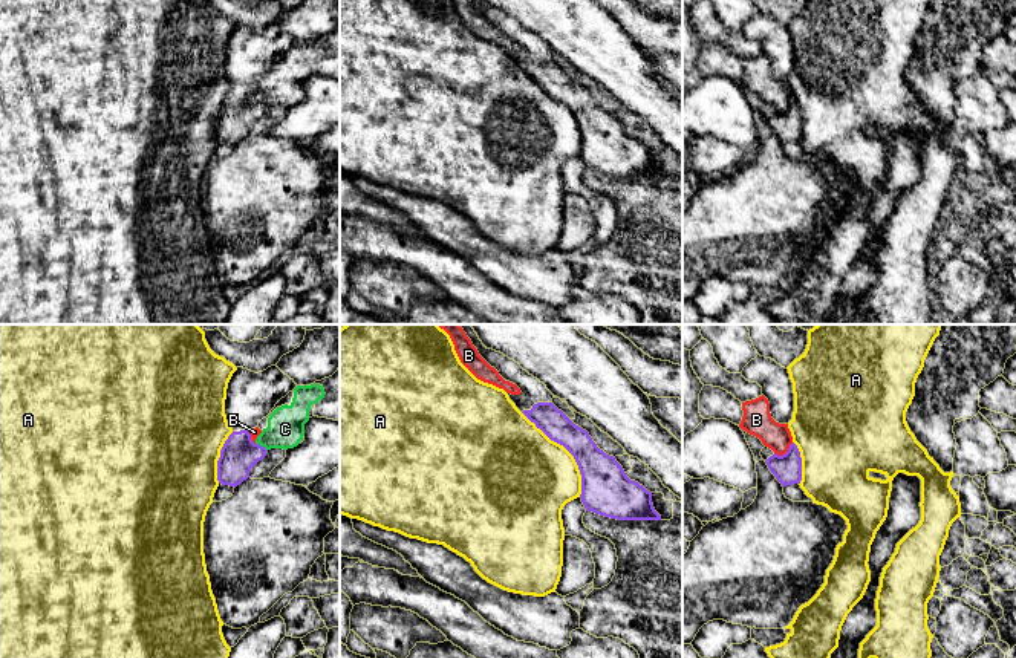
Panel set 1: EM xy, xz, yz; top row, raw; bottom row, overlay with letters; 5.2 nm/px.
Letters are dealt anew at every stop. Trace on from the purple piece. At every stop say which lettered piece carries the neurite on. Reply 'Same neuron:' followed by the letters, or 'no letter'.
Same neuron: no letter

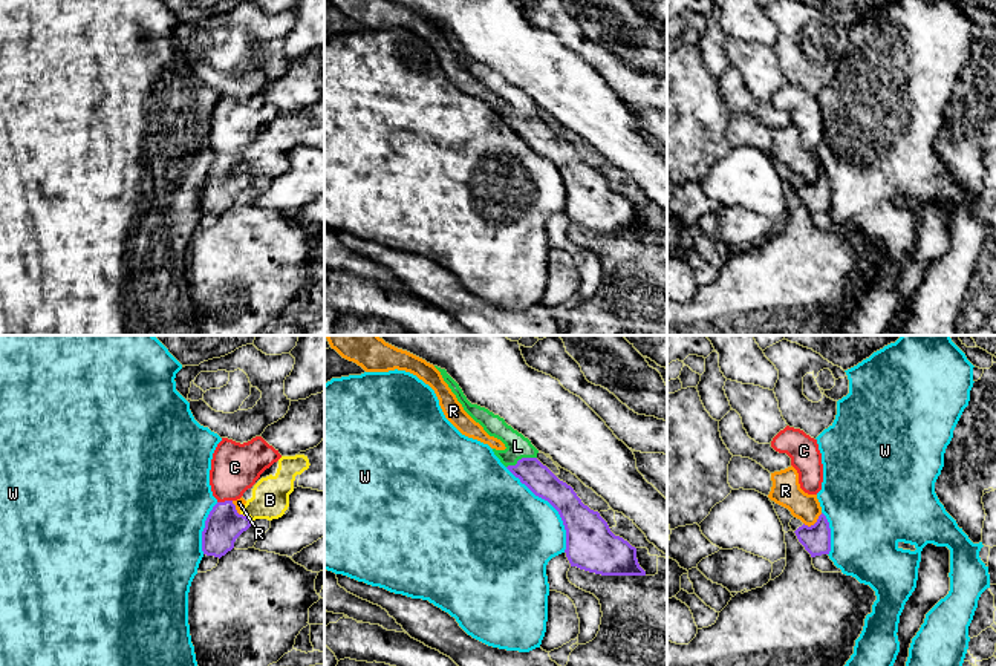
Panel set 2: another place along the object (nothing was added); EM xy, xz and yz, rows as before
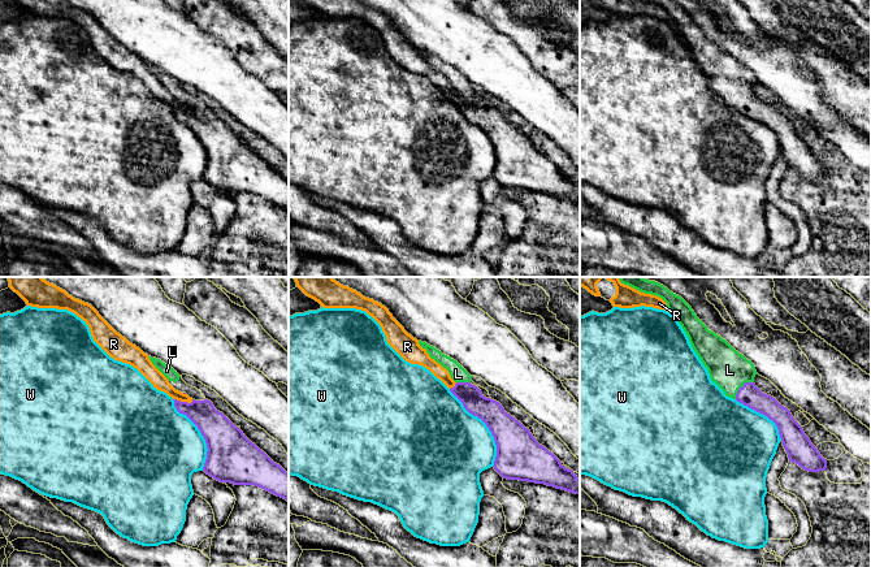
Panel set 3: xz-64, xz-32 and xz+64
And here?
Same neuron: L

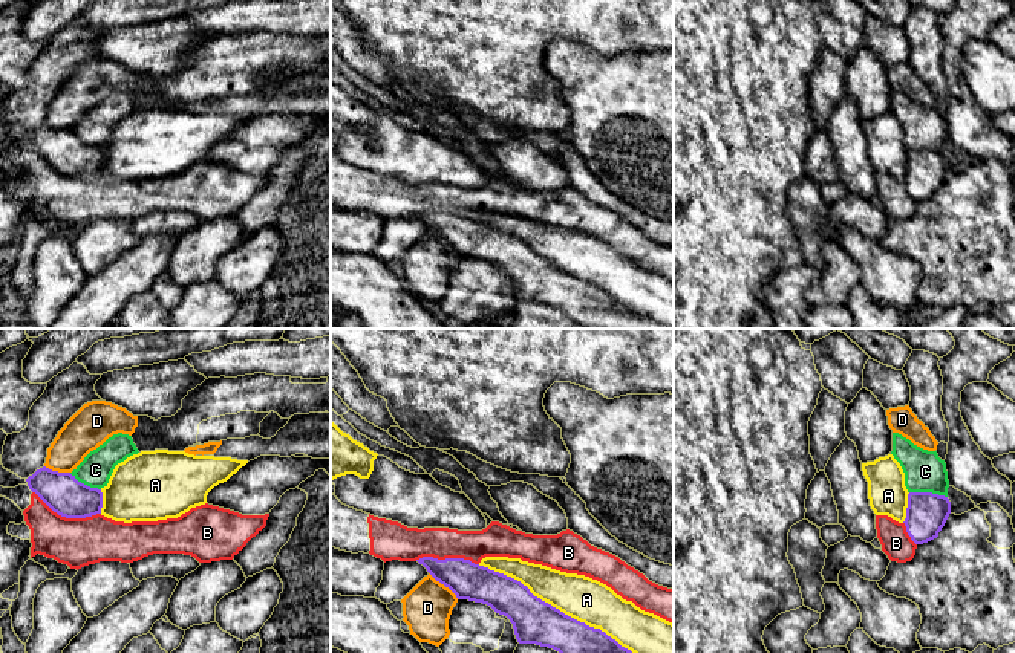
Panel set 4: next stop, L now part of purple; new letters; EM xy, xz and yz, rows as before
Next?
Same neuron: no letter

